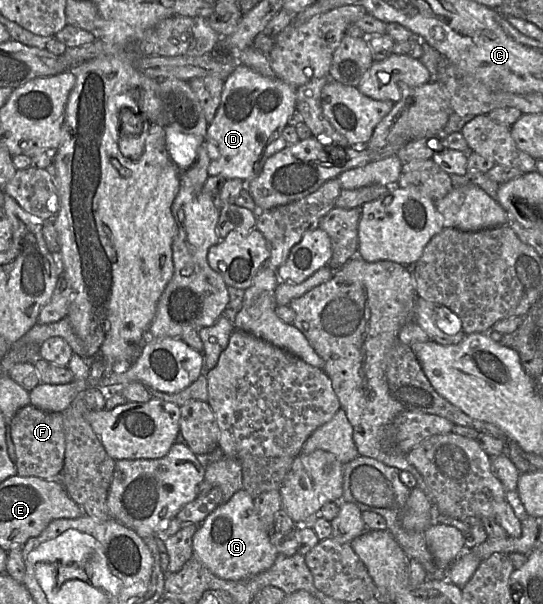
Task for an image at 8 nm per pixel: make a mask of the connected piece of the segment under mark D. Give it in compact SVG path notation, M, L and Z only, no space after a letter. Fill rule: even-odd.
M238 63L232 74L225 80L220 105L211 123L208 124L208 151L210 176L223 176L225 179L241 179L246 183L256 178L265 161L289 144L283 137L289 117L296 110L296 89L277 77L265 77L253 69Z

